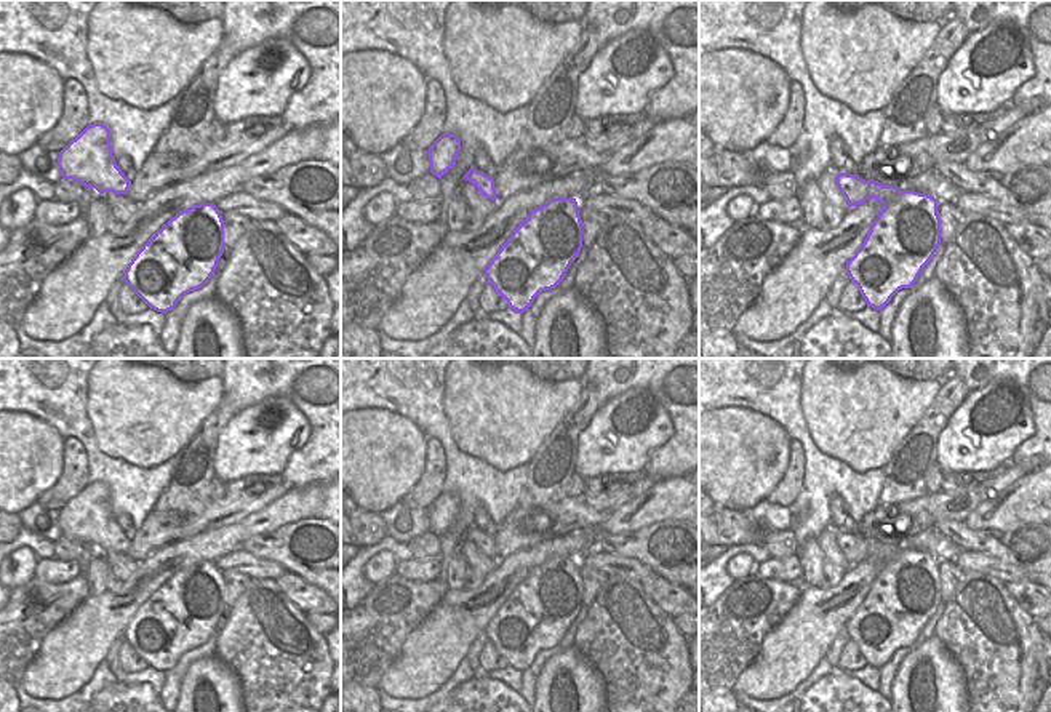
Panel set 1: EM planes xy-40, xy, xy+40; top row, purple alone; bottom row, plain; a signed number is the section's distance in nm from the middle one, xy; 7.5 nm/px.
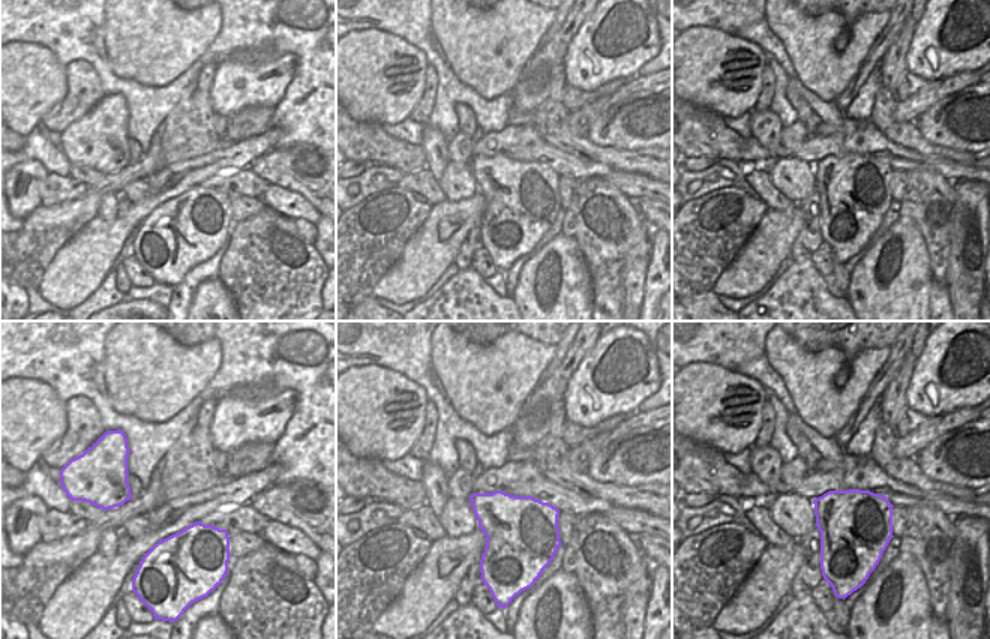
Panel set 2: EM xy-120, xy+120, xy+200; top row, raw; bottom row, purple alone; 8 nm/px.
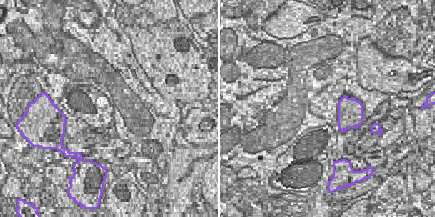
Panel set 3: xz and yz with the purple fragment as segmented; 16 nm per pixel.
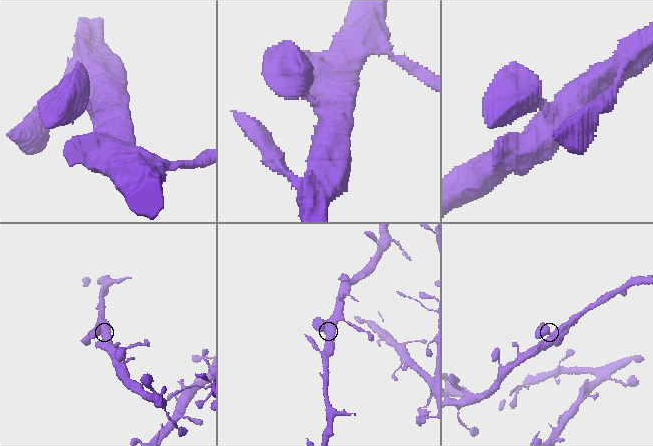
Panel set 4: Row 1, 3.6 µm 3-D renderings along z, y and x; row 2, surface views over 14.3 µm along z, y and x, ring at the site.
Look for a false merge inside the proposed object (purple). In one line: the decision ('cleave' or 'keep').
keep

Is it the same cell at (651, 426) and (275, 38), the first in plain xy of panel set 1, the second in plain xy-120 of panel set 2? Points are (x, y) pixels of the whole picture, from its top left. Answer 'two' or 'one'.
two

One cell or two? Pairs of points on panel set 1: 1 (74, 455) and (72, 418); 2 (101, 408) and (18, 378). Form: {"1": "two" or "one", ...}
{"1": "two", "2": "two"}

